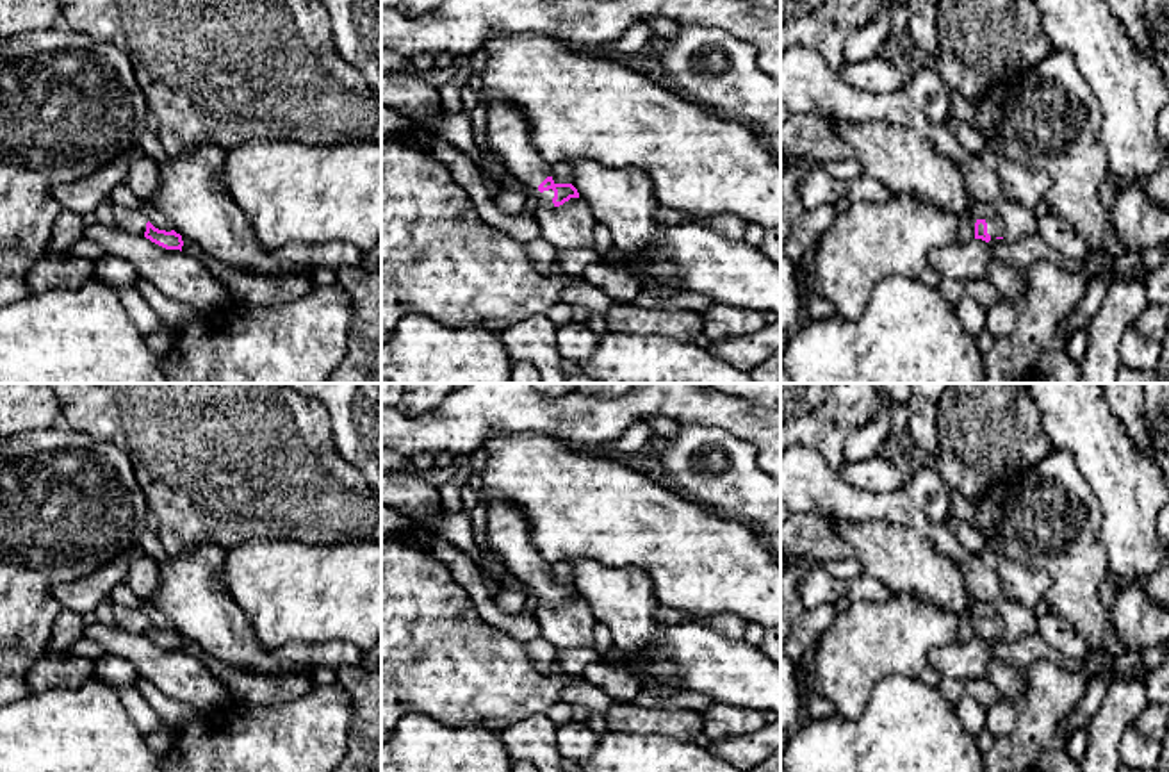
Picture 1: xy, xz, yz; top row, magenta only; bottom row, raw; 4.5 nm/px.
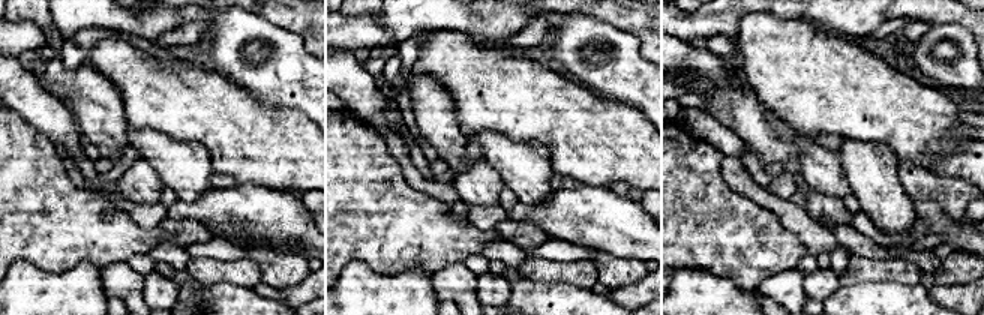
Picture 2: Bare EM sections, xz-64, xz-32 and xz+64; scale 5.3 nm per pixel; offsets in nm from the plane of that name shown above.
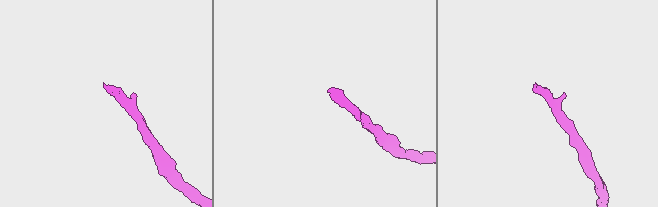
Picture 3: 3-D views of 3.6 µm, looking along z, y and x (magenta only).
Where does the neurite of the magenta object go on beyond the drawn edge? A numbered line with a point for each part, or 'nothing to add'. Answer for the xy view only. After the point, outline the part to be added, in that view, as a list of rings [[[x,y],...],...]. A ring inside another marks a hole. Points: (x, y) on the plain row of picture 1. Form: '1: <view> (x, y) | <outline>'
1: xy (134, 621) | [[[110,603],[110,606],[114,612],[114,626],[118,626],[132,635],[144,636],[148,617],[143,612],[143,608],[130,610],[130,608],[125,608],[119,604],[112,604],[112,603]]]

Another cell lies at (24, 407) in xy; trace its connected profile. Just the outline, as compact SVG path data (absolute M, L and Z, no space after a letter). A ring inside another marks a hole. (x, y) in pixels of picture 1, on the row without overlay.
M0 383L0 439L62 424L62 407L48 383Z

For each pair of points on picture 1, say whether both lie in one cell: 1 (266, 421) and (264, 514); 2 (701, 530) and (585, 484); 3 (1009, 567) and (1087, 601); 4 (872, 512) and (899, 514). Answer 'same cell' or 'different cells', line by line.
1: same cell
2: same cell
3: different cells
4: same cell

